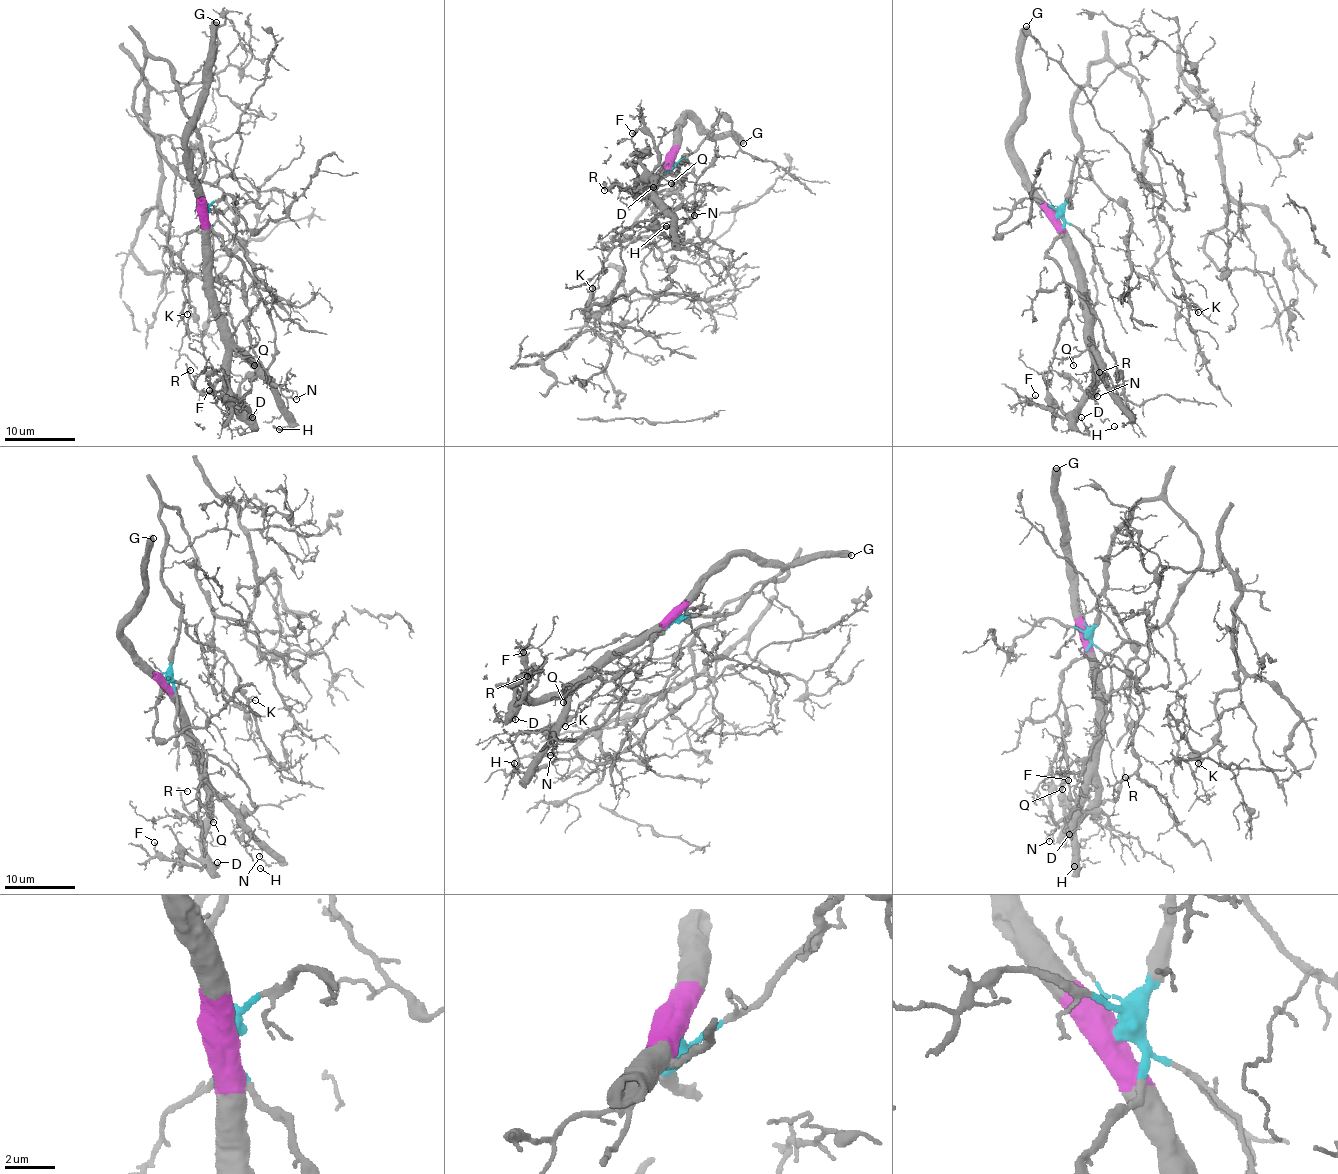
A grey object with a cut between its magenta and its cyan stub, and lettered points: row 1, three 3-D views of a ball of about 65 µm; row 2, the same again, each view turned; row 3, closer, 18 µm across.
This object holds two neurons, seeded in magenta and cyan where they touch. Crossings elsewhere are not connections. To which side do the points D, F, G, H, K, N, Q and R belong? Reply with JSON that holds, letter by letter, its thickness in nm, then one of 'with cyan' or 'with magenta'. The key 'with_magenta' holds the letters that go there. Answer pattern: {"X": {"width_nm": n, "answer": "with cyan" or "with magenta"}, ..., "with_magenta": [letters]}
{"D": {"width_nm": 90, "answer": "with magenta"}, "F": {"width_nm": 150, "answer": "with magenta"}, "G": {"width_nm": 550, "answer": "with magenta"}, "H": {"width_nm": 80, "answer": "with magenta"}, "K": {"width_nm": 100, "answer": "with cyan"}, "N": {"width_nm": 100, "answer": "with magenta"}, "Q": {"width_nm": 100, "answer": "with magenta"}, "R": {"width_nm": 80, "answer": "with magenta"}, "with_magenta": ["D", "F", "G", "H", "N", "Q", "R"]}

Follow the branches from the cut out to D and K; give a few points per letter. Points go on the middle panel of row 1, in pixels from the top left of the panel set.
D: (670, 159), (658, 180), (648, 180), (651, 187), (636, 193), (638, 183), (649, 180), (641, 187), (652, 188)
K: (670, 159), (683, 188), (677, 175), (612, 239), (627, 246), (603, 244), (591, 289)

